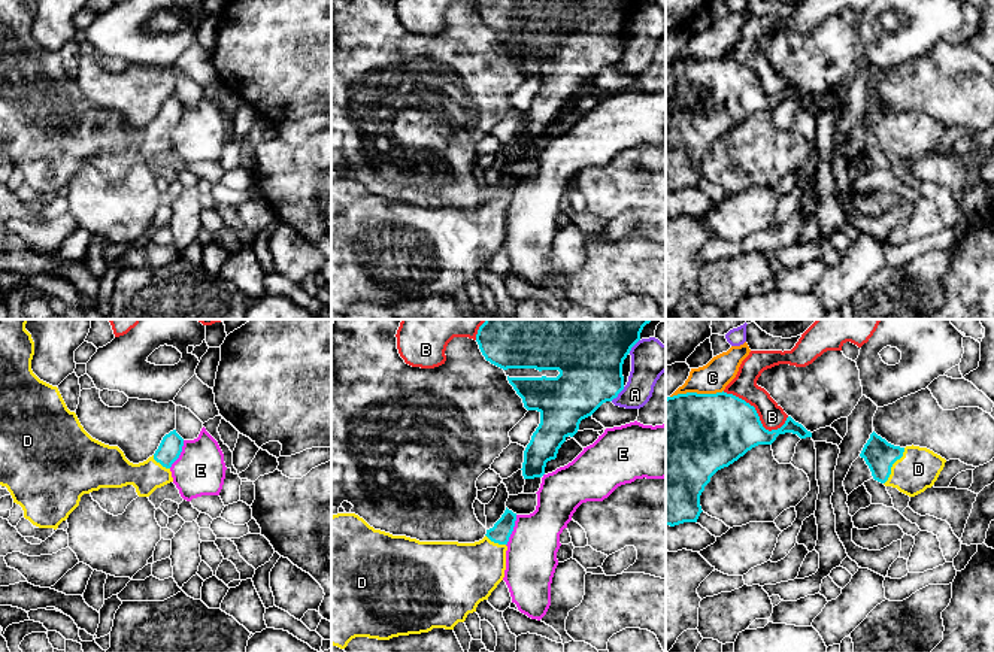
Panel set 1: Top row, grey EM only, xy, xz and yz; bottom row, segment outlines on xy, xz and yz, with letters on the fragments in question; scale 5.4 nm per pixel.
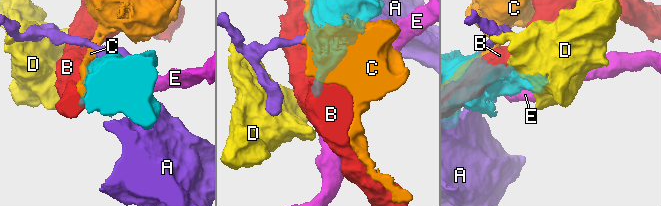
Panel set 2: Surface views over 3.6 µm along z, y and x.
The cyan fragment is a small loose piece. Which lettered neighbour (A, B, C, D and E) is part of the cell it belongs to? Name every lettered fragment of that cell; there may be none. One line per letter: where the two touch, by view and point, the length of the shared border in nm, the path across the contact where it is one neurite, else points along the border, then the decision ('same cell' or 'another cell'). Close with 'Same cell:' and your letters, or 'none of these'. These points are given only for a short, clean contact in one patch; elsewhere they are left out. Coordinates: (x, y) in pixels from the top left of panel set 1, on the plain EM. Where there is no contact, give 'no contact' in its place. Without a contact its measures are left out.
A: contact xz (618, 58); length 110 nm; another cell
B: contact yz (757, 81); length 380 nm; another cell
C: contact yz (696, 58); length 300 nm; another cell
D: contact yz (891, 132); length 240 nm; way yz (879, 121), (891, 132), (918, 135); same cell
E: contact xz (512, 196); length 180 nm; border xz (517, 181), (506, 211); another cell
Same cell: D

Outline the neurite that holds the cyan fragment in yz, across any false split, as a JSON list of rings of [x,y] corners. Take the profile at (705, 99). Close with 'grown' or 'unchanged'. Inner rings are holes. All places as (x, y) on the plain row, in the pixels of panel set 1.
[[[687,58],[666,64],[666,191],[697,188],[701,176],[700,161],[710,143],[728,133],[758,110],[772,110],[779,100],[793,98],[812,103],[791,82],[778,95],[766,95],[754,72],[727,60]]] | unchanged

